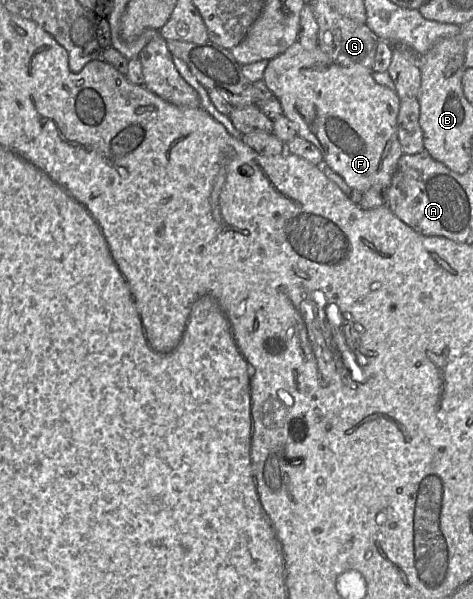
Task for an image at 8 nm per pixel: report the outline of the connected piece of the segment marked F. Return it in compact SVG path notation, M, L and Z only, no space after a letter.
M296 41L283 53L268 62L263 75L263 81L280 102L283 109L283 115L297 125L298 135L313 143L321 151L324 161L323 166L329 166L339 174L350 187L361 192L365 192L371 187L387 188L391 183L394 172L396 171L398 161L403 155L397 133L397 116L400 109L401 99L395 91L378 84L374 80L372 73L373 70L363 67L350 68L341 66L323 52L319 46L315 49L307 49Z

